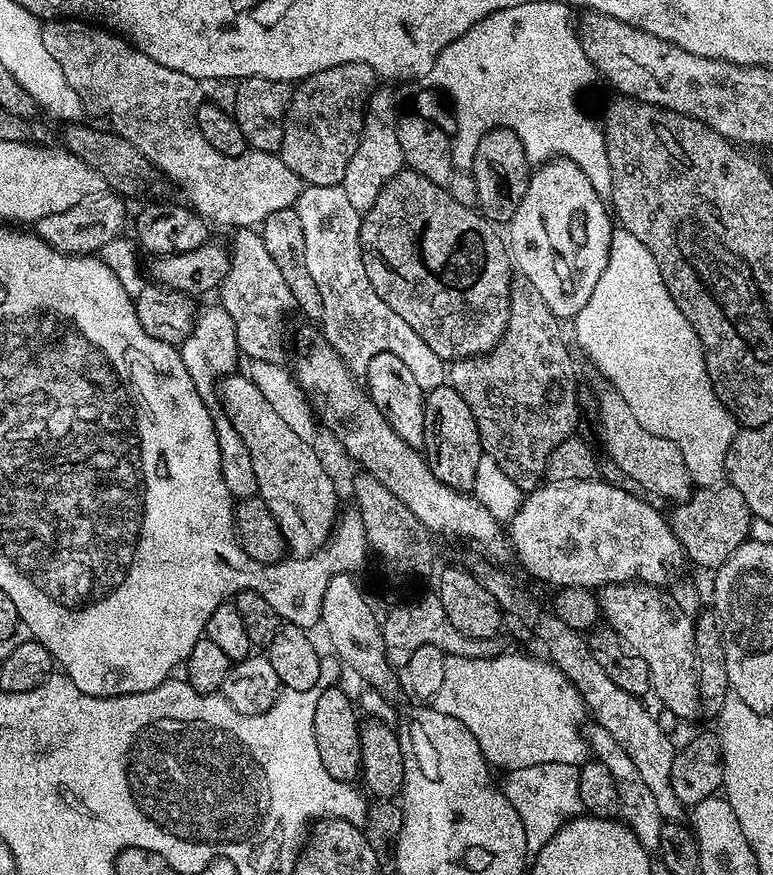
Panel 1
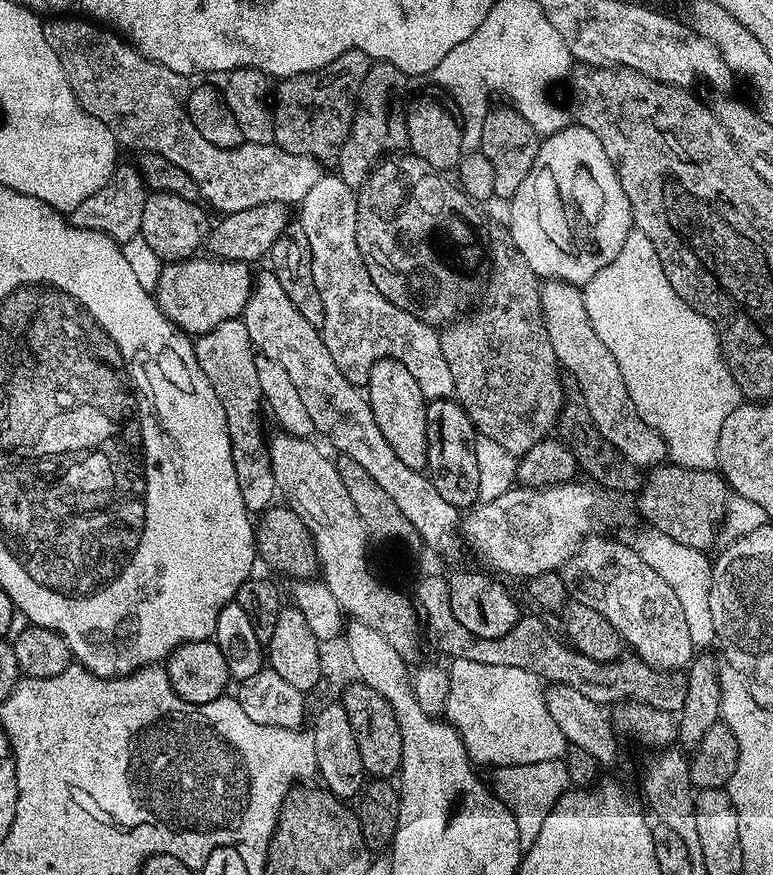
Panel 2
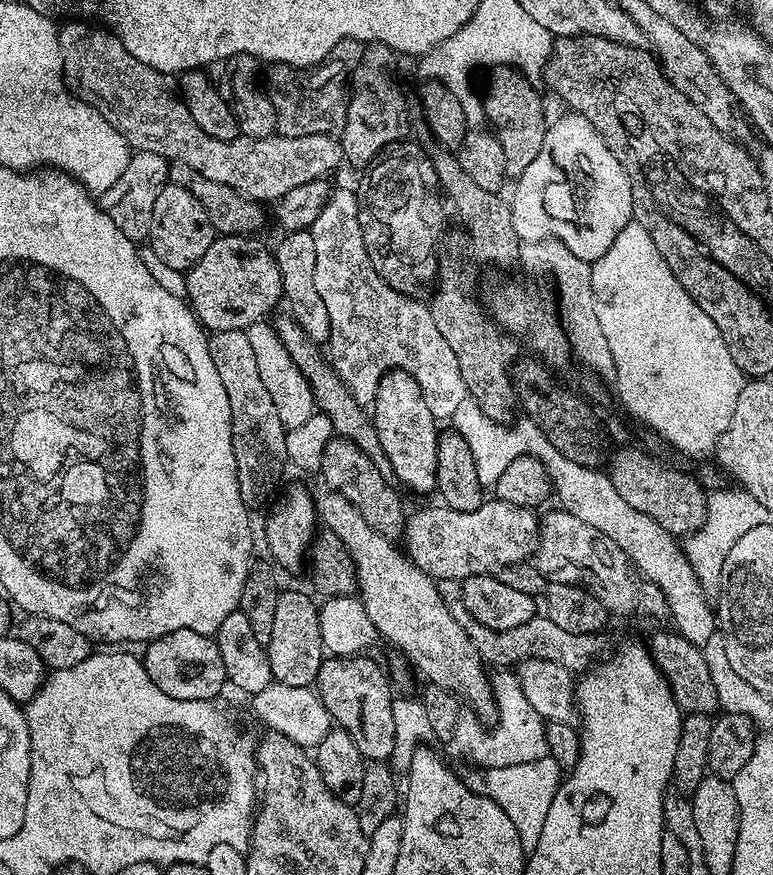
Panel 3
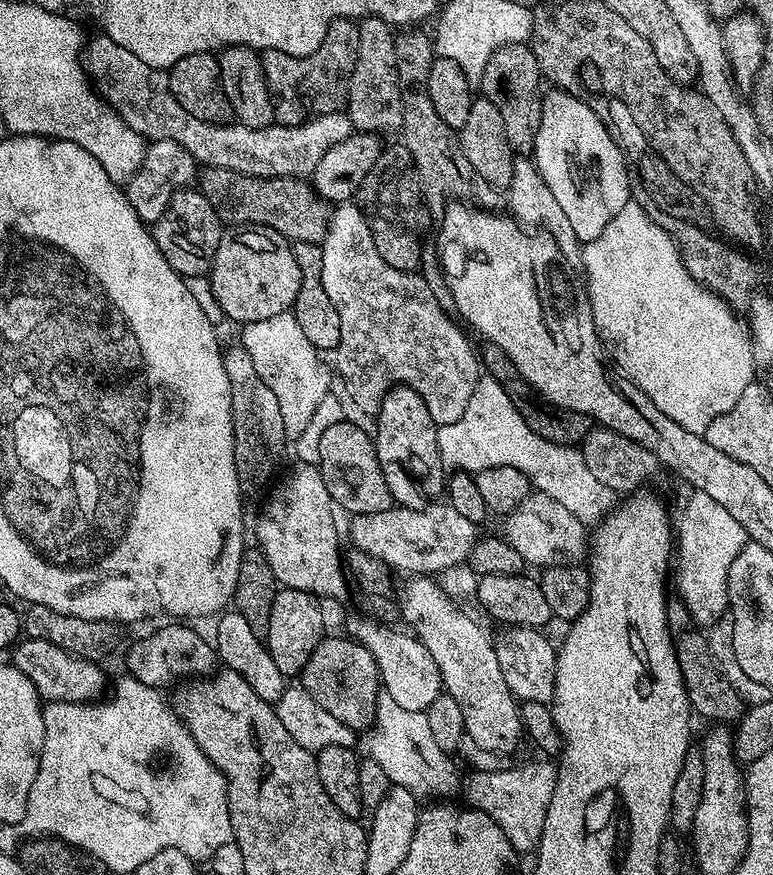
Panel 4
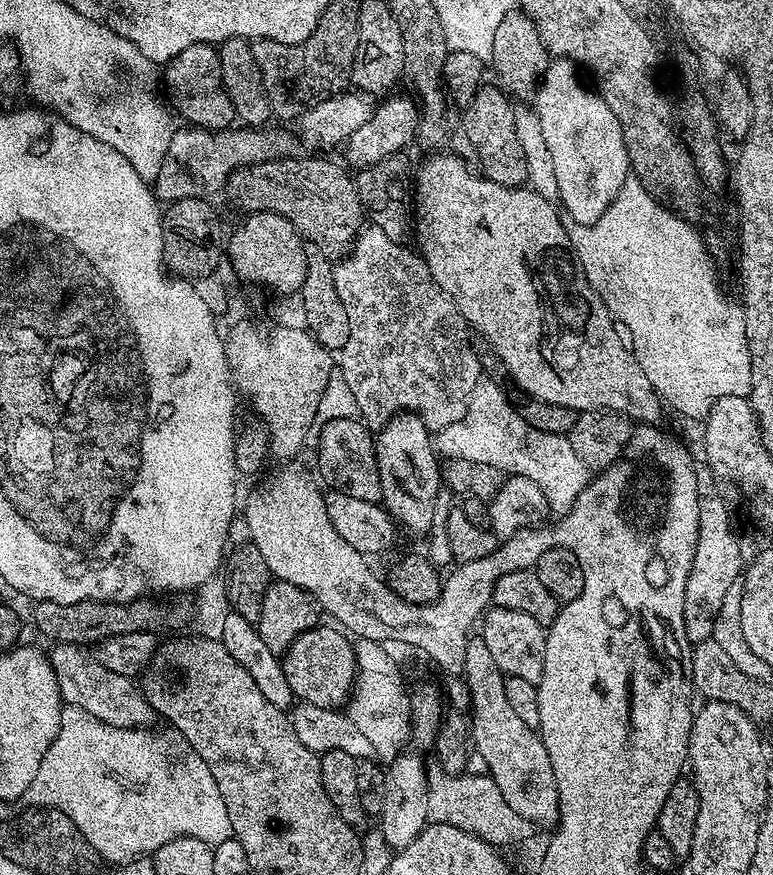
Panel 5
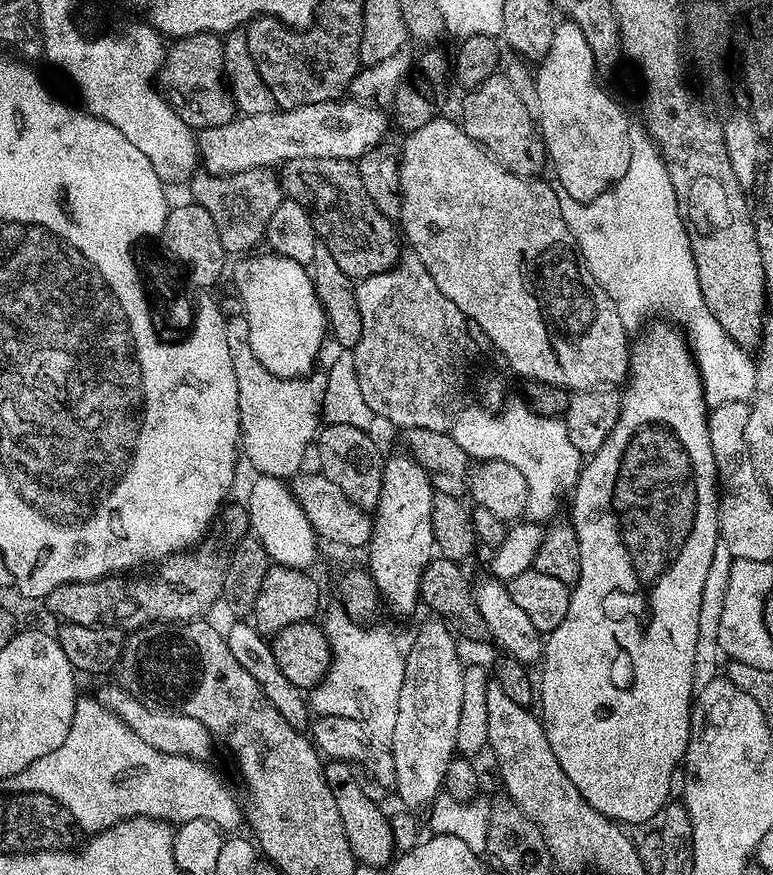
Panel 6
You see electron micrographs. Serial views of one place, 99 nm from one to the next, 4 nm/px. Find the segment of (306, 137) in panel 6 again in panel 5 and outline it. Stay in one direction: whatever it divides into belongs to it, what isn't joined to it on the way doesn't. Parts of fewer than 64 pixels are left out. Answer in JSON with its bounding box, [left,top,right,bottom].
[154,126,293,202]

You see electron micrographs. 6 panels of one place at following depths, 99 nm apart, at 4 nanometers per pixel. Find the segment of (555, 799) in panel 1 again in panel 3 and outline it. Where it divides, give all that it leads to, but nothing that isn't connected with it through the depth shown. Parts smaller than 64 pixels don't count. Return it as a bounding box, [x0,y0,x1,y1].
[467,755,562,854]

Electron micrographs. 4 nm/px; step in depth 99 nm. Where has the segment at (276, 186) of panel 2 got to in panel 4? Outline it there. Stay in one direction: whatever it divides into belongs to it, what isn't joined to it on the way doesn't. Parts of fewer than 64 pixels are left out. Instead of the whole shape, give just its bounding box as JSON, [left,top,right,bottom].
[82,34,354,180]

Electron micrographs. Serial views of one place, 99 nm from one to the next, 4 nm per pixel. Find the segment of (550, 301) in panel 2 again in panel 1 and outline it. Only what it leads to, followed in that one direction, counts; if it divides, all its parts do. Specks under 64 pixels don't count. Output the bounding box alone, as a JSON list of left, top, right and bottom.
[598,388,694,502]

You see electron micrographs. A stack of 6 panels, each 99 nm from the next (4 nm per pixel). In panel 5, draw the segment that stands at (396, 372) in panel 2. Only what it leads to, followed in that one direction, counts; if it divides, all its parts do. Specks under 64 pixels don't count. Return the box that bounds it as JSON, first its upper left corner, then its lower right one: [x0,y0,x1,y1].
[374,412,442,532]

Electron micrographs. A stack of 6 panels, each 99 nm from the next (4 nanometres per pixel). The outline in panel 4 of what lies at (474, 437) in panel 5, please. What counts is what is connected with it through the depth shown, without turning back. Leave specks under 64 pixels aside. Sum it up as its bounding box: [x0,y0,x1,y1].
[436,375,617,526]

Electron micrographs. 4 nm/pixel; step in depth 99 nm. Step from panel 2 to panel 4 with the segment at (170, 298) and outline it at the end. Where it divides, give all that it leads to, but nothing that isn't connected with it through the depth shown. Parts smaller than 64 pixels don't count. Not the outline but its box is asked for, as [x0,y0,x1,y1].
[211,224,302,326]

